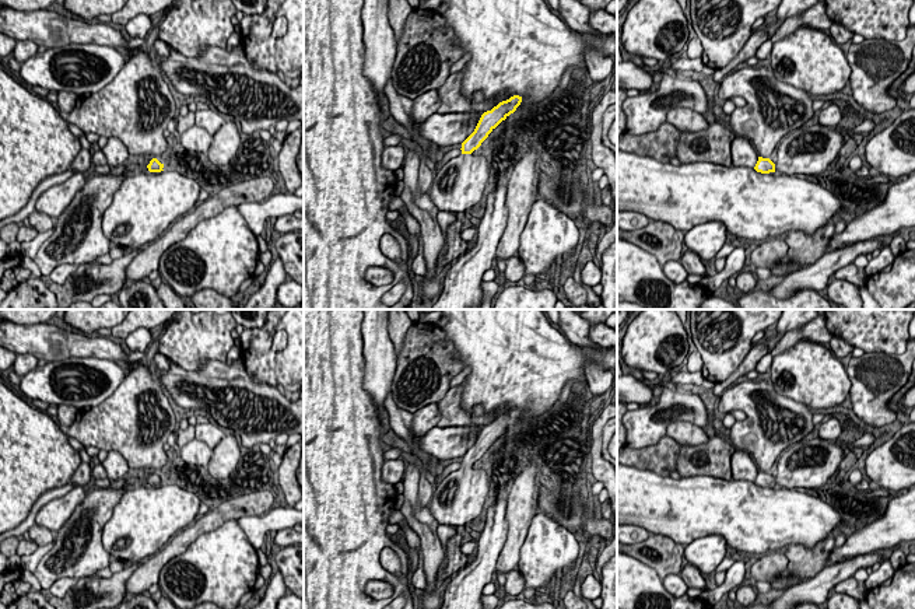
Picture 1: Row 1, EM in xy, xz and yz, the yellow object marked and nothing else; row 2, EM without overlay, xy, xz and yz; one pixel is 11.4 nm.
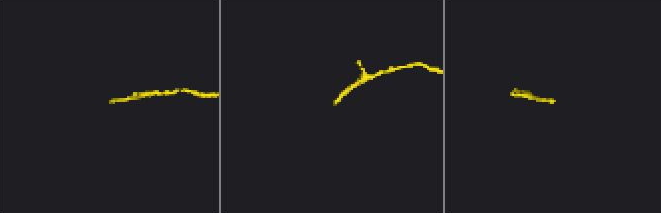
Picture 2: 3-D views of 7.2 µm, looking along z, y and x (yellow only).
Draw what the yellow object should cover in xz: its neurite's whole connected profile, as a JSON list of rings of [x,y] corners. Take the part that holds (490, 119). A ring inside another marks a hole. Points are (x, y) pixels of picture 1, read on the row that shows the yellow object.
[[[513,95],[481,115],[474,132],[462,143],[462,154],[449,160],[434,175],[428,196],[442,211],[467,213],[484,196],[488,181],[487,158],[473,155],[488,134],[520,105],[522,97]]]

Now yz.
[[[802,126],[779,140],[776,162],[758,157],[754,167],[761,174],[814,178],[827,171],[844,147],[844,130],[827,126]]]

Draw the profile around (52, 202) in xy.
[[[77,172],[66,182],[45,190],[35,203],[35,211],[43,213],[56,220],[71,203],[76,193],[85,185],[87,174]]]

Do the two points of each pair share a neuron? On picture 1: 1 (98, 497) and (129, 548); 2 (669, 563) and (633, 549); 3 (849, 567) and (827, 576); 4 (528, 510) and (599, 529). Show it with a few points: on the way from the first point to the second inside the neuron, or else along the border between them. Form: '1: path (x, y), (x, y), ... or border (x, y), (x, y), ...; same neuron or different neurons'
1: border (126, 490), (104, 527), (104, 549); different neurons
2: path (661, 555), (658, 552), (641, 552); same neuron
3: path (844, 570), (833, 574); same neuron
4: border (543, 485), (536, 511); different neurons

